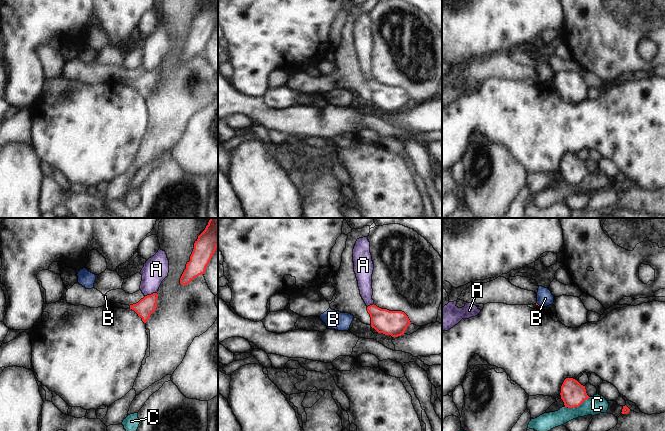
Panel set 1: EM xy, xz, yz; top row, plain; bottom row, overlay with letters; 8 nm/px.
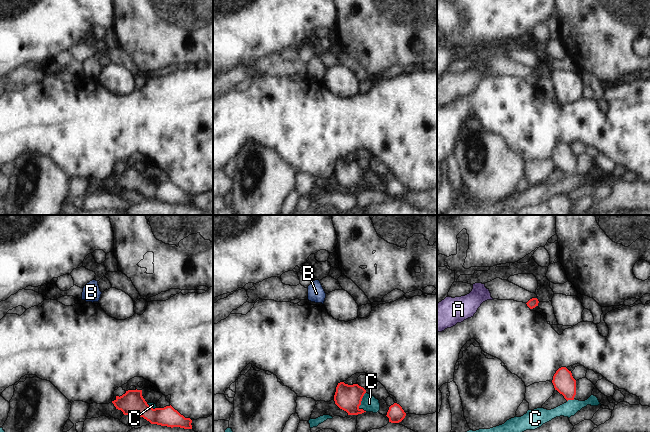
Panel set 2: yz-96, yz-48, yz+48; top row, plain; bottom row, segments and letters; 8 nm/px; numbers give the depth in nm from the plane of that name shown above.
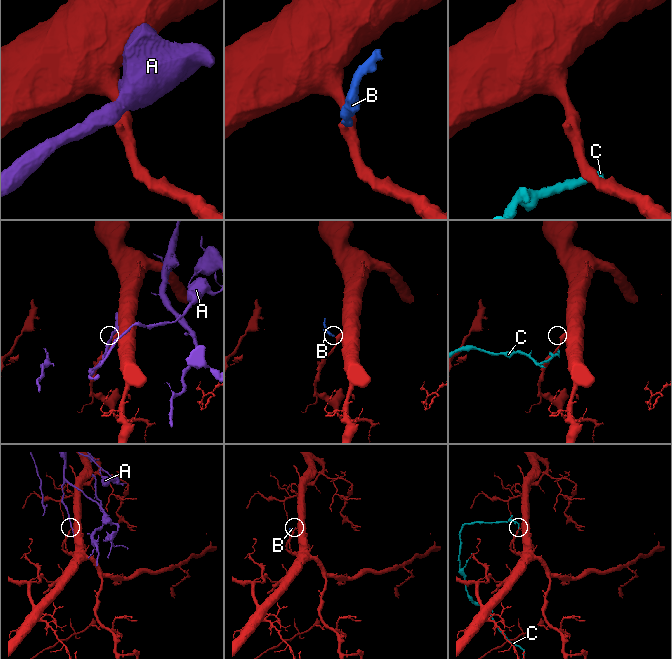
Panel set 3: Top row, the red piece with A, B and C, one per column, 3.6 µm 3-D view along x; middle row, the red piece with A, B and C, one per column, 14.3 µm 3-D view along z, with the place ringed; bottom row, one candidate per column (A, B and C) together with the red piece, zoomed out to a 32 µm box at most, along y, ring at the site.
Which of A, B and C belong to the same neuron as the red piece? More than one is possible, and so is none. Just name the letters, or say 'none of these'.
none of these

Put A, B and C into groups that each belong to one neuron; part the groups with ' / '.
A / B / C

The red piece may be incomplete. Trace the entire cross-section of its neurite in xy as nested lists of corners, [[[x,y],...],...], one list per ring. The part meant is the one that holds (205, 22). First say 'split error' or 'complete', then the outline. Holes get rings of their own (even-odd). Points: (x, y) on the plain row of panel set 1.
complete | [[[208,0],[194,19],[190,37],[186,40],[180,60],[186,61],[194,54],[204,50],[213,30],[218,23],[218,0]]]

